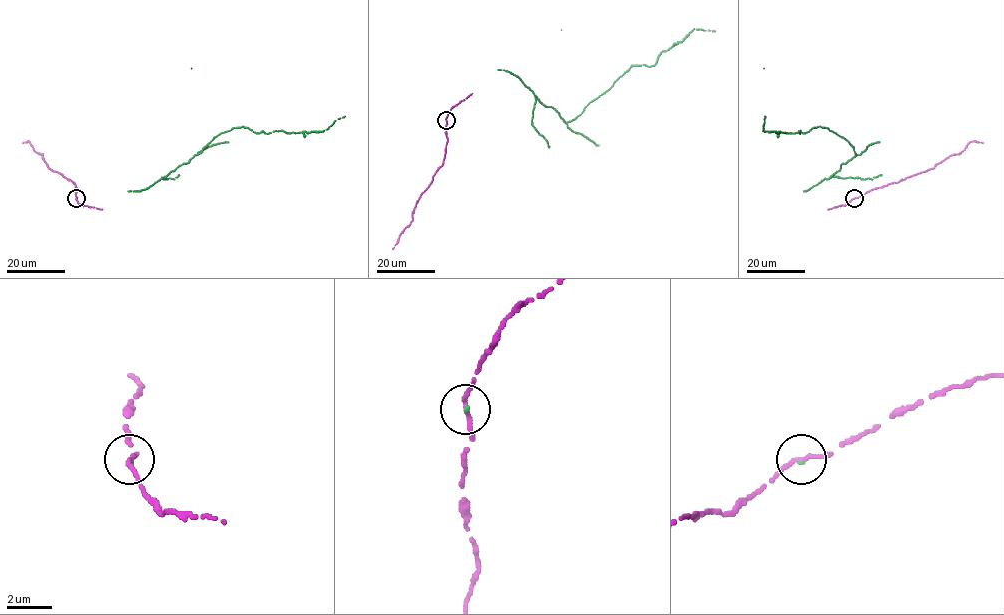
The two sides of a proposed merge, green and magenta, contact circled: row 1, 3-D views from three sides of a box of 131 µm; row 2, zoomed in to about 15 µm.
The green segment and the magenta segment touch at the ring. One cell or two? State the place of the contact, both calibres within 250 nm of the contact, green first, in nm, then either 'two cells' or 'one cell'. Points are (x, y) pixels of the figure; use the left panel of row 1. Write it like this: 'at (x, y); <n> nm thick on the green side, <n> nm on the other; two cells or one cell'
at (76, 198); 110 nm thick on the green side, 200 nm on the other; one cell

